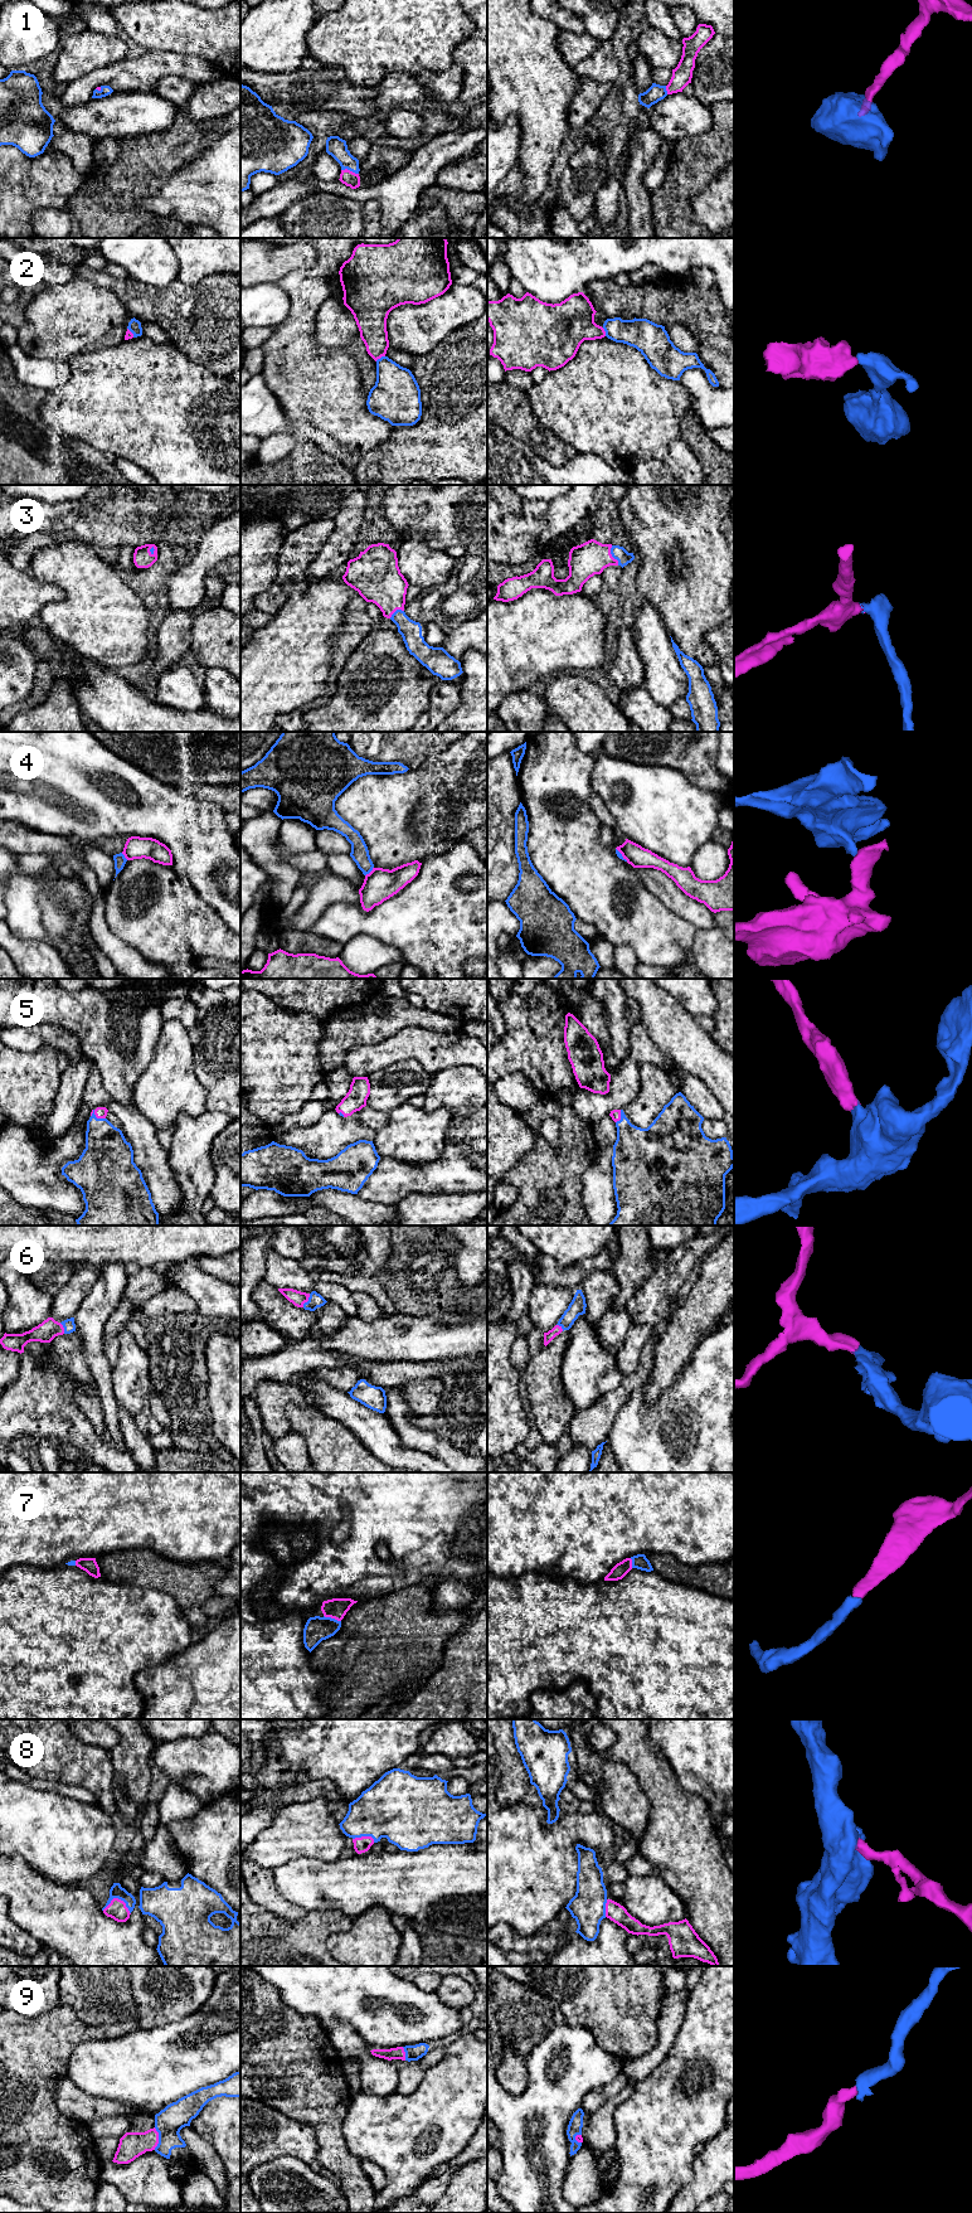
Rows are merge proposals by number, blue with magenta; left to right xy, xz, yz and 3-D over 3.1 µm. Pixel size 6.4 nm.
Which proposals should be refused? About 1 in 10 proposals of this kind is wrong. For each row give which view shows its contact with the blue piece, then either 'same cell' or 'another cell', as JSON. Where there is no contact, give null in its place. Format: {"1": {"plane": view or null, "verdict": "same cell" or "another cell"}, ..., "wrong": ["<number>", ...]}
{"1": {"plane": "xz", "verdict": "same cell"}, "2": {"plane": "xz", "verdict": "another cell"}, "3": {"plane": "yz", "verdict": "same cell"}, "4": {"plane": "xz", "verdict": "another cell"}, "5": {"plane": "xy", "verdict": "same cell"}, "6": {"plane": "xz", "verdict": "same cell"}, "7": {"plane": "xz", "verdict": "same cell"}, "8": {"plane": "xy", "verdict": "same cell"}, "9": {"plane": "xy", "verdict": "same cell"}, "wrong": ["2", "4"]}

